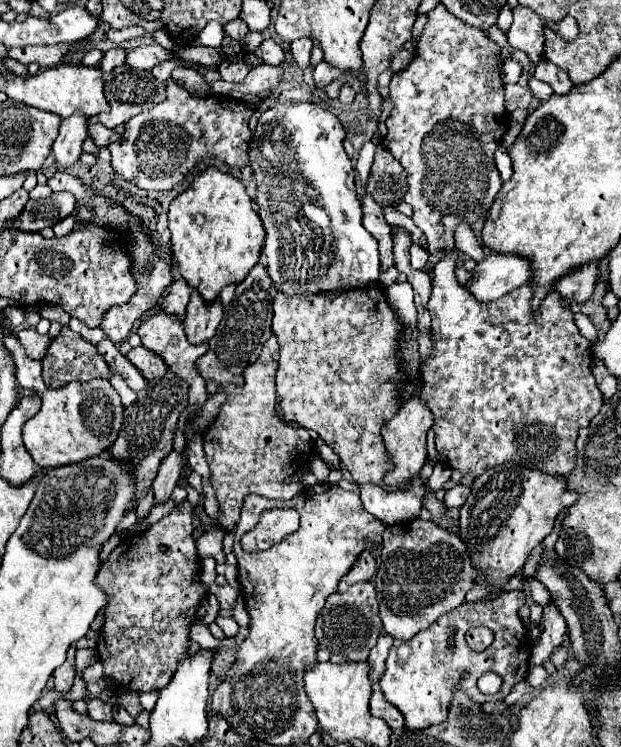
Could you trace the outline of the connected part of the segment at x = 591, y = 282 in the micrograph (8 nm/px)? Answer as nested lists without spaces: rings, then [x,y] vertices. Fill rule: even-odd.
[[[598,260],[574,268],[566,276],[562,276],[554,284],[554,288],[568,302],[586,302],[594,292],[596,280],[598,280]]]

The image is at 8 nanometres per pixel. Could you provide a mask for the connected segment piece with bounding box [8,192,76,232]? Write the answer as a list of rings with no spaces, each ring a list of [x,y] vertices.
[[[56,192],[44,200],[28,200],[22,214],[8,226],[26,232],[40,232],[46,226],[54,226],[58,220],[74,214],[76,200],[70,192]]]

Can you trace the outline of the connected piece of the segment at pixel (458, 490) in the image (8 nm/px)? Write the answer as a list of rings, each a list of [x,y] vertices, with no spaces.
[[[458,484],[458,486],[454,486],[452,490],[446,492],[444,502],[446,502],[446,506],[450,506],[450,508],[460,508],[460,506],[466,502],[466,496],[468,496],[468,494],[470,494],[470,488]]]

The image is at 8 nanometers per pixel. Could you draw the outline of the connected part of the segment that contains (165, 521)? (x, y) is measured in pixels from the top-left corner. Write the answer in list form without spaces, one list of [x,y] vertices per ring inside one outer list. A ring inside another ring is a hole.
[[[188,500],[176,504],[170,516],[162,518],[150,530],[134,536],[126,536],[108,556],[102,566],[102,588],[110,596],[104,612],[104,626],[98,638],[98,658],[104,664],[106,676],[112,676],[120,688],[150,692],[162,690],[174,676],[178,662],[188,658],[186,640],[190,638],[190,626],[200,622],[196,616],[202,600],[206,598],[206,586],[202,584],[202,572],[196,552],[196,540],[192,538],[192,504]],[[128,676],[128,684],[120,684],[120,678]]]

